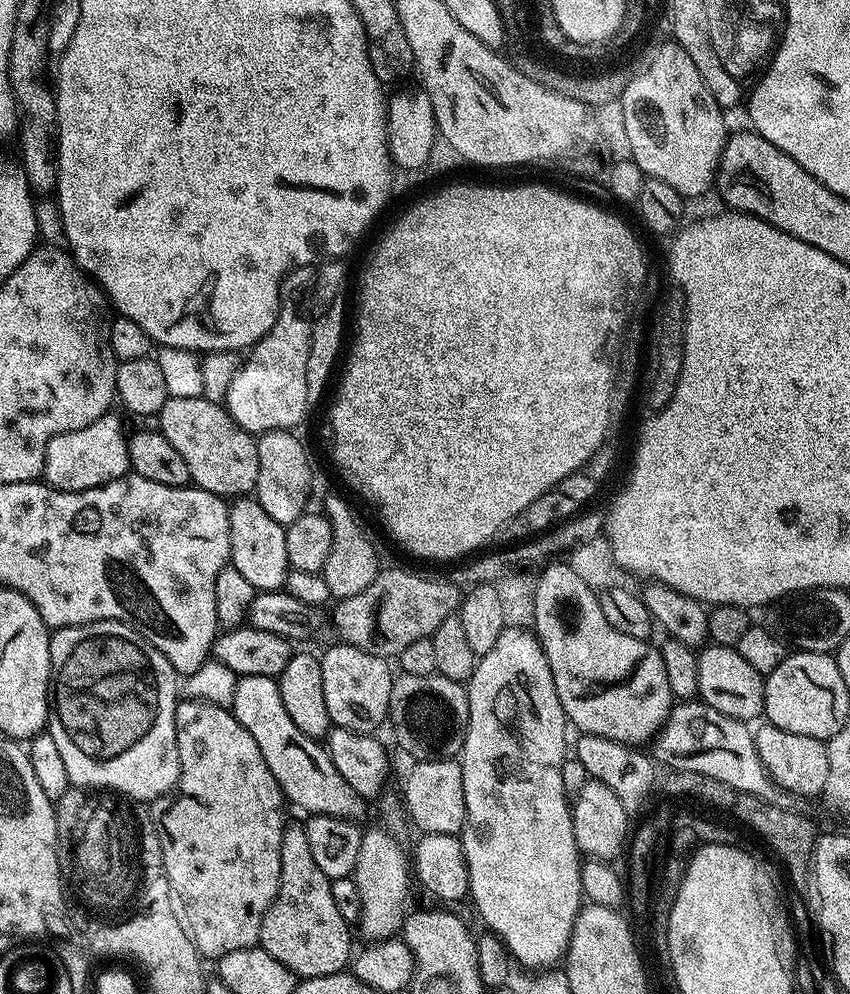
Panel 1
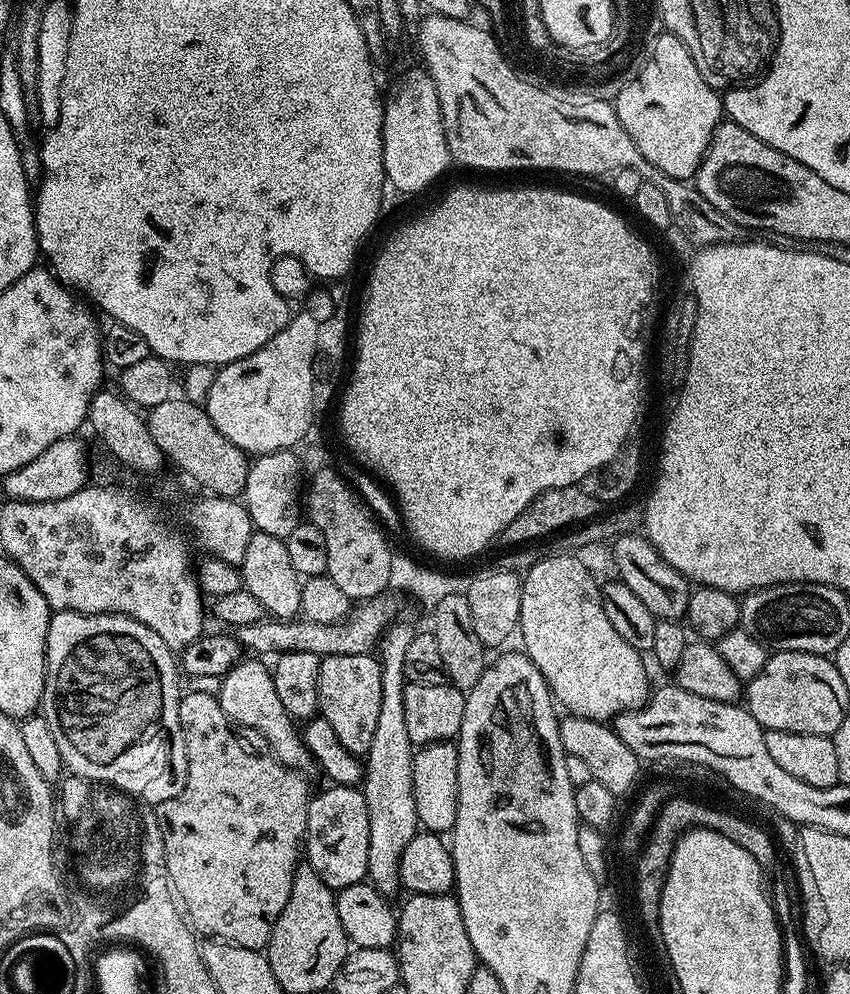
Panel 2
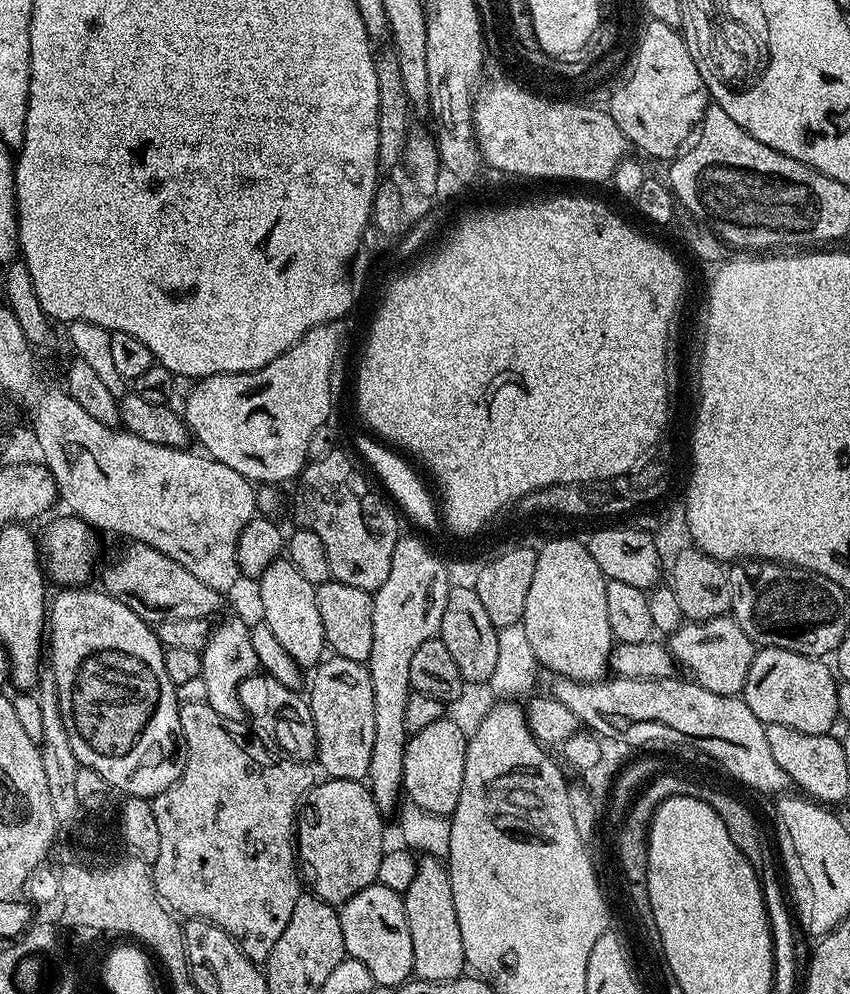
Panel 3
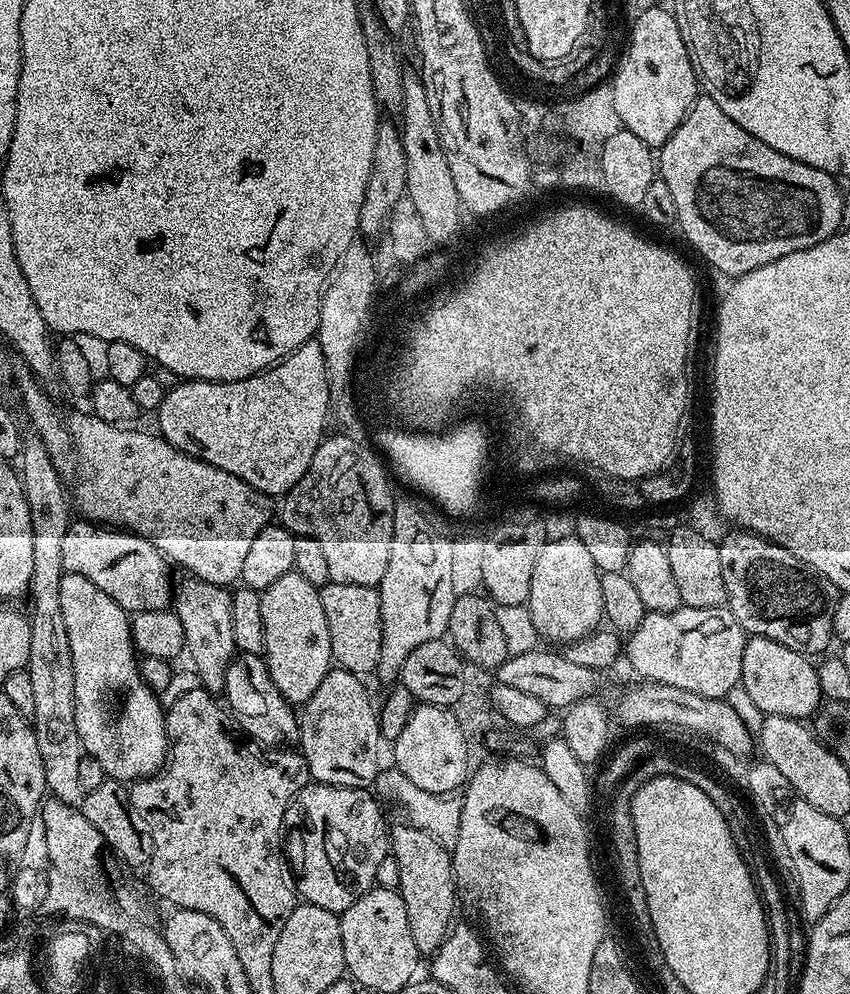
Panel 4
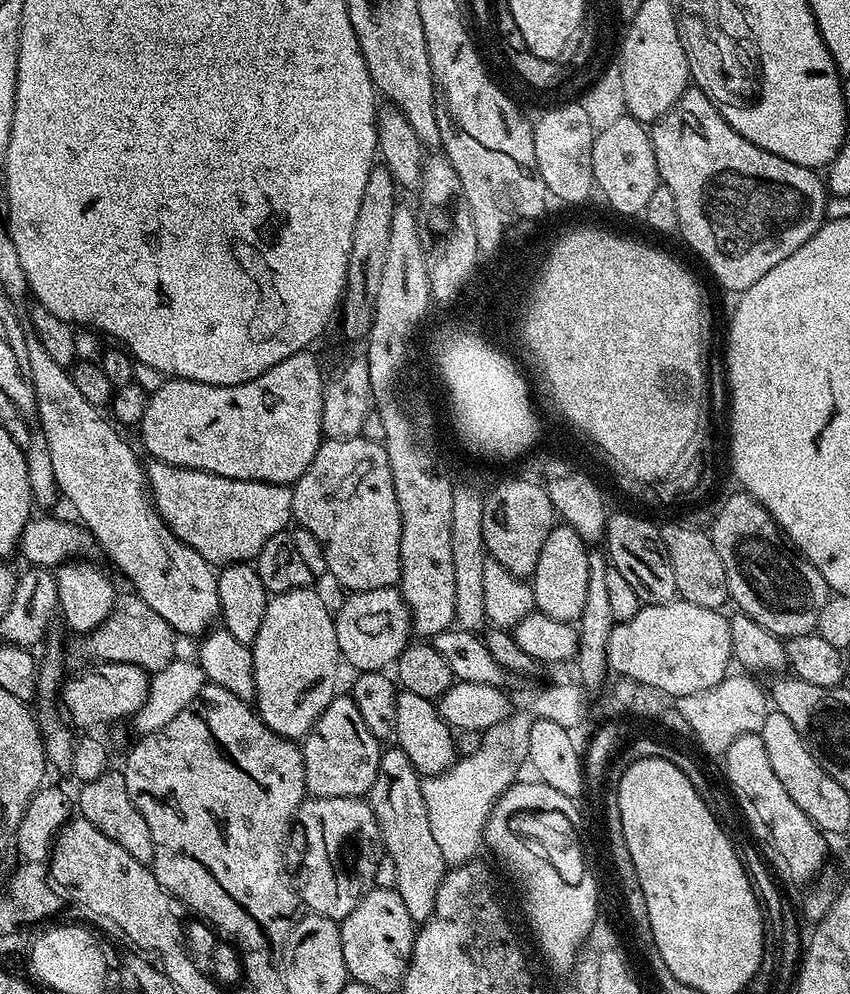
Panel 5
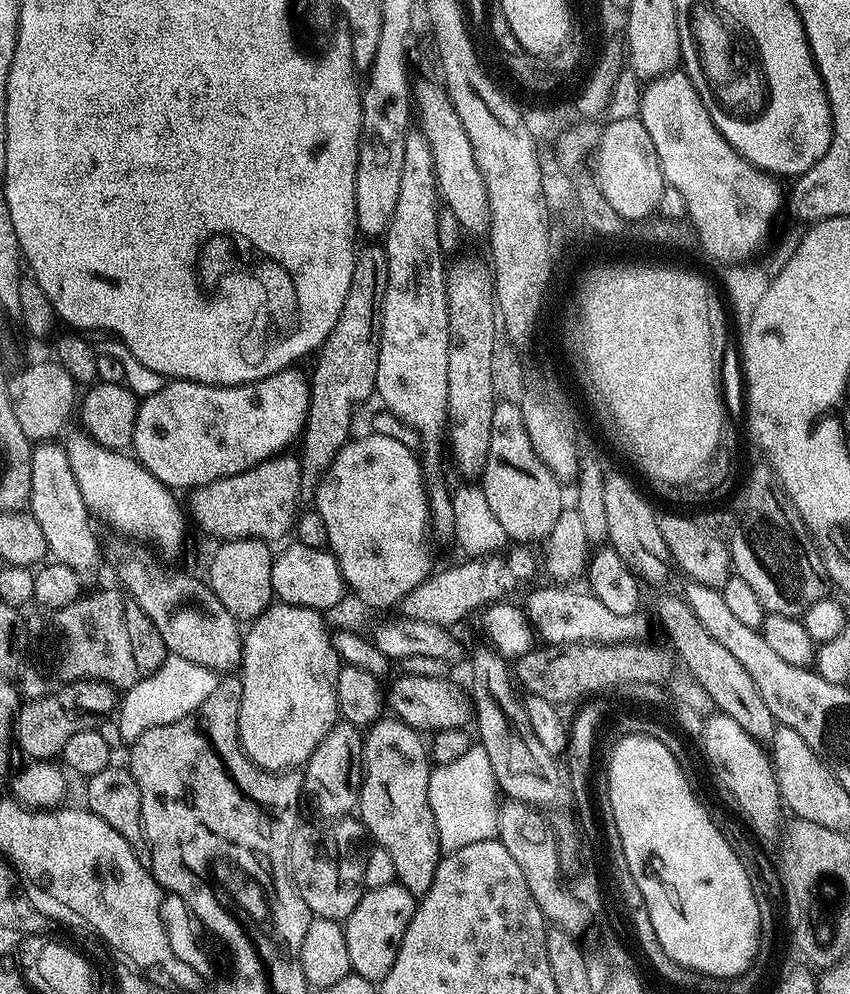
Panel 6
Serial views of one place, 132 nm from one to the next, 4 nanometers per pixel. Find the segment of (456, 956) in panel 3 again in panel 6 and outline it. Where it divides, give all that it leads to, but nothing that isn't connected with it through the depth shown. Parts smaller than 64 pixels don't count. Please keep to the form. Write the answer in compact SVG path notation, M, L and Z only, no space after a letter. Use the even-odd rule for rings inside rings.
M381 718L367 729L364 736L364 774L360 781L358 818L368 829L375 847L386 850L394 862L396 883L402 885L414 897L425 896L434 882L434 870L438 870L442 859L438 830L434 826L434 814L430 810L428 797L428 773L430 752L417 729L395 718Z

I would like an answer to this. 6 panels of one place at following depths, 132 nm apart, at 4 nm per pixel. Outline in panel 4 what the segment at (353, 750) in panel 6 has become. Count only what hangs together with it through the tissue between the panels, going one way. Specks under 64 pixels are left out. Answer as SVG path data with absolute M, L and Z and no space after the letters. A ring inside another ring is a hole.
M333 667L332 671L326 674L326 678L322 678L318 690L314 690L307 704L303 705L298 751L306 758L308 775L317 784L371 789L376 783L376 776L382 771L380 717L377 705L372 705L364 684L361 677L350 674L345 668Z

